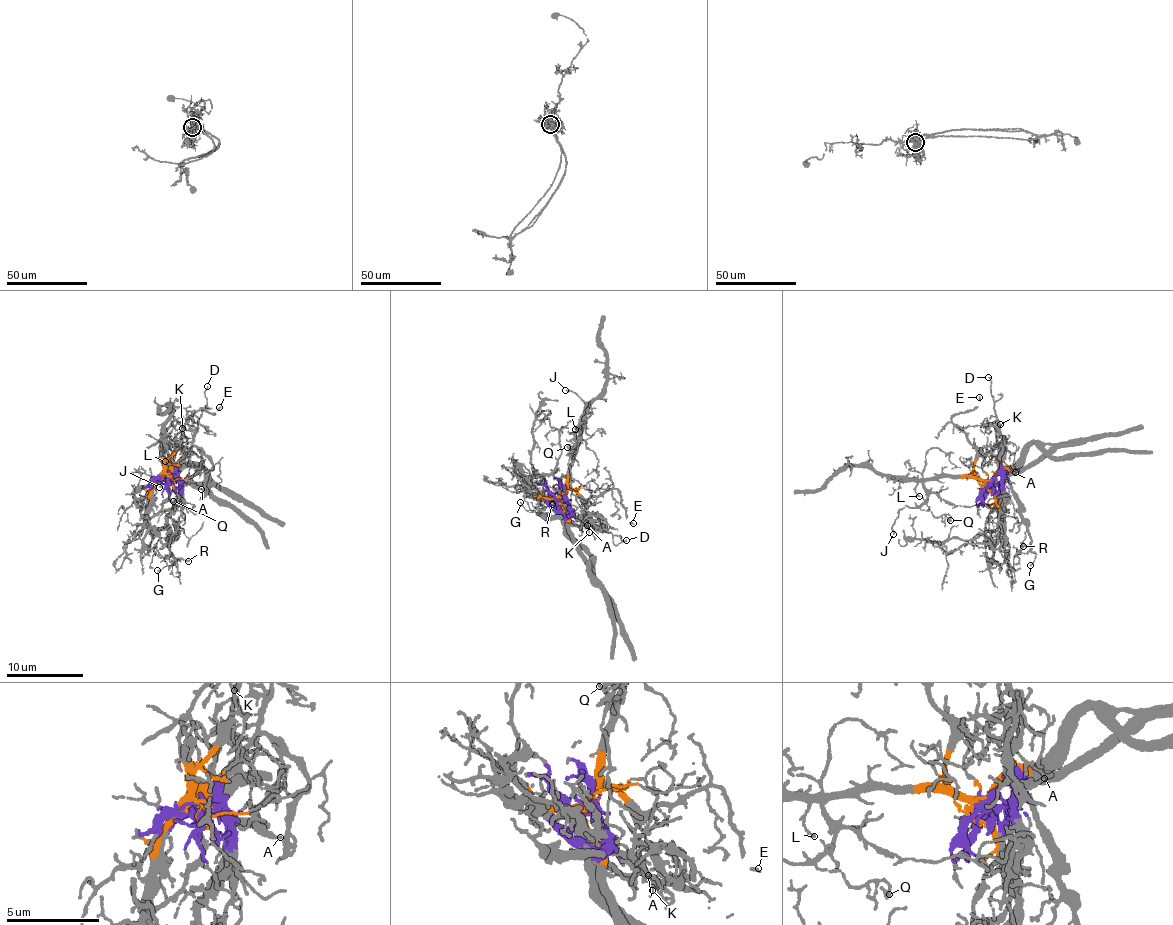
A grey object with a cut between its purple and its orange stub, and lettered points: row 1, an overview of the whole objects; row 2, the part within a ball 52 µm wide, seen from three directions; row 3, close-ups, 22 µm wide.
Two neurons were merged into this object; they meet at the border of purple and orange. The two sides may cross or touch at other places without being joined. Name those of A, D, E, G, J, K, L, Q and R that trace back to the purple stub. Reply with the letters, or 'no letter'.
A, D, G, K, R

